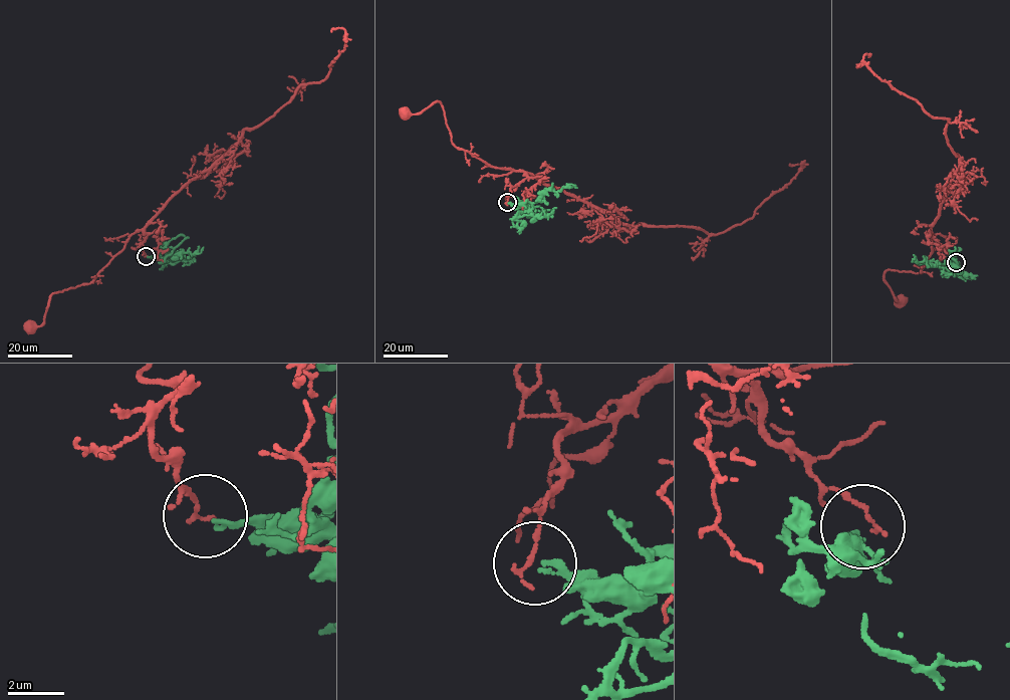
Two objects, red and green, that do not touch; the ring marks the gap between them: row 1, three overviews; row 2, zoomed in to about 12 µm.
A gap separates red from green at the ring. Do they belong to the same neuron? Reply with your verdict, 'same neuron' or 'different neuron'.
different neuron

